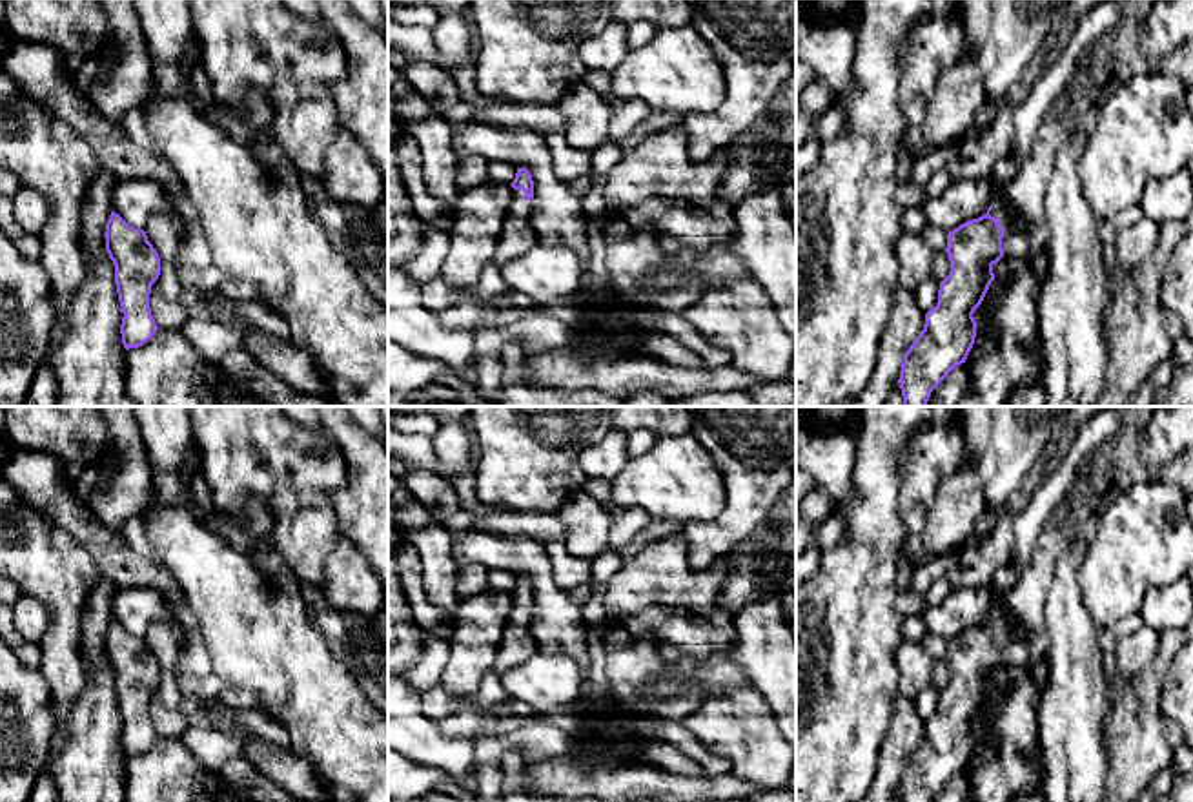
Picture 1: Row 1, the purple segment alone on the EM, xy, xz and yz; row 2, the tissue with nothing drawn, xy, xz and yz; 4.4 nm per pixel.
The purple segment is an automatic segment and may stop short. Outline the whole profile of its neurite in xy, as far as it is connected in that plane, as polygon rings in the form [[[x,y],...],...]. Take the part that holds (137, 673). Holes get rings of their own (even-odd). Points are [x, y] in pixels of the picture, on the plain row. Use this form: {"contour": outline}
{"contour": [[[111,620],[106,631],[106,660],[115,673],[115,693],[122,715],[122,753],[126,758],[148,751],[158,738],[149,702],[160,684],[160,665],[144,638],[129,634]]]}

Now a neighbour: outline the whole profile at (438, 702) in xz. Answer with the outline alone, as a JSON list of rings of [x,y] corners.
[[[443,685],[421,693],[419,702],[423,715],[432,720],[446,718],[472,705],[470,696],[452,694]]]

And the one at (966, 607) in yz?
[[[953,587],[942,603],[925,611],[923,622],[929,632],[949,642],[960,632],[985,623],[998,602],[1002,602],[1002,594],[989,589]]]

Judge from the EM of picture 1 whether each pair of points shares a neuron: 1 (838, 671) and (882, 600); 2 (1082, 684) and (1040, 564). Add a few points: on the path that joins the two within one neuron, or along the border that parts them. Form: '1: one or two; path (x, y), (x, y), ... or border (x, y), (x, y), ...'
1: one; path (838, 653), (838, 644), (864, 618)
2: two; border (1066, 549), (1057, 562), (1044, 604), (1048, 631)

